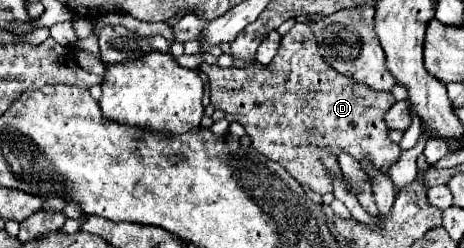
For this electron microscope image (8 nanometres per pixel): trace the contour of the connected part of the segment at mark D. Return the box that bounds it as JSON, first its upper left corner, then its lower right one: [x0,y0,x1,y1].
[200,23,400,193]

